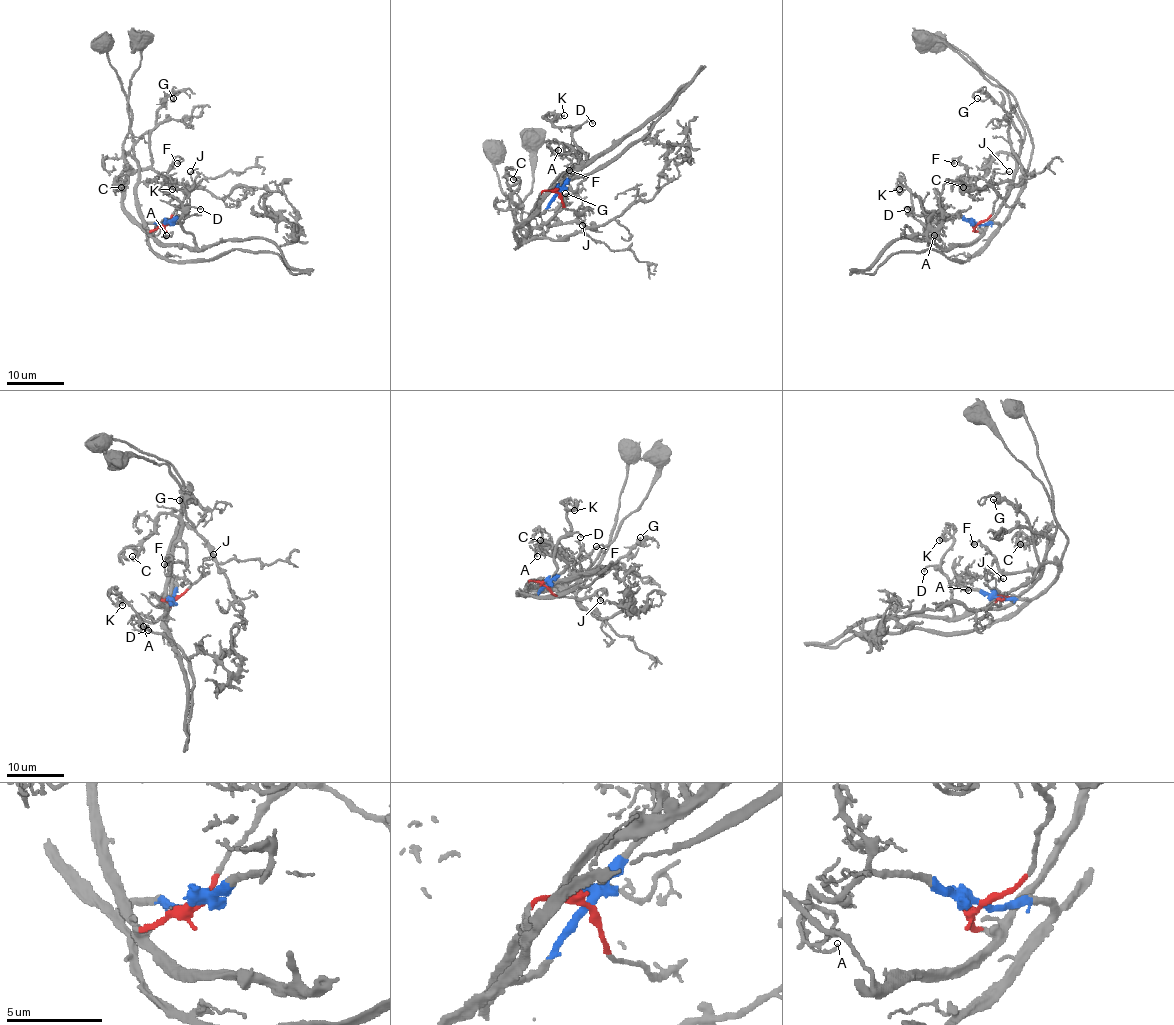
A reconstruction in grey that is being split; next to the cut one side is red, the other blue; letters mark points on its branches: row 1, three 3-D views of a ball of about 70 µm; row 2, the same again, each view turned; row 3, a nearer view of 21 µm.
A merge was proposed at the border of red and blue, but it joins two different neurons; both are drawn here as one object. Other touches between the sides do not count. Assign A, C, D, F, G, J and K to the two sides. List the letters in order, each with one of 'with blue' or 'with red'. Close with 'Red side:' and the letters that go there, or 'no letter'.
A: with blue
C: with red
D: with red
F: with red
G: with red
J: with red
K: with red
Red side: C, D, F, G, J, K

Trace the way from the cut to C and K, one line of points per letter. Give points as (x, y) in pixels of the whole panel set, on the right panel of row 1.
C: (976, 224), (975, 229), (979, 231), (995, 215), (1005, 198), (1016, 161), (1000, 152), (982, 177), (963, 186)
K: (976, 224), (979, 236), (948, 248), (915, 216), (912, 195), (902, 186), (899, 189)

